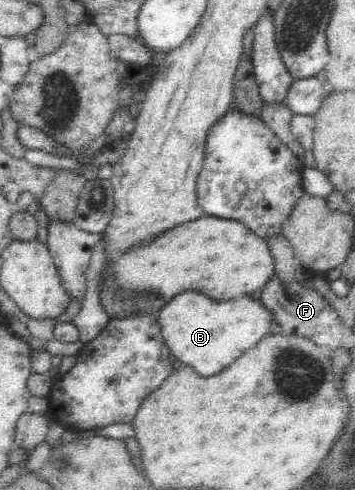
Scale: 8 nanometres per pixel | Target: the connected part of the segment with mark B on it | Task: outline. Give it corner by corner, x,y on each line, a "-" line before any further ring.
184,291
166,307
162,307
157,322
170,354
184,366
192,366
200,377
210,377
226,369
230,363
264,339
272,325
272,314
256,296
236,297
223,302
196,293

